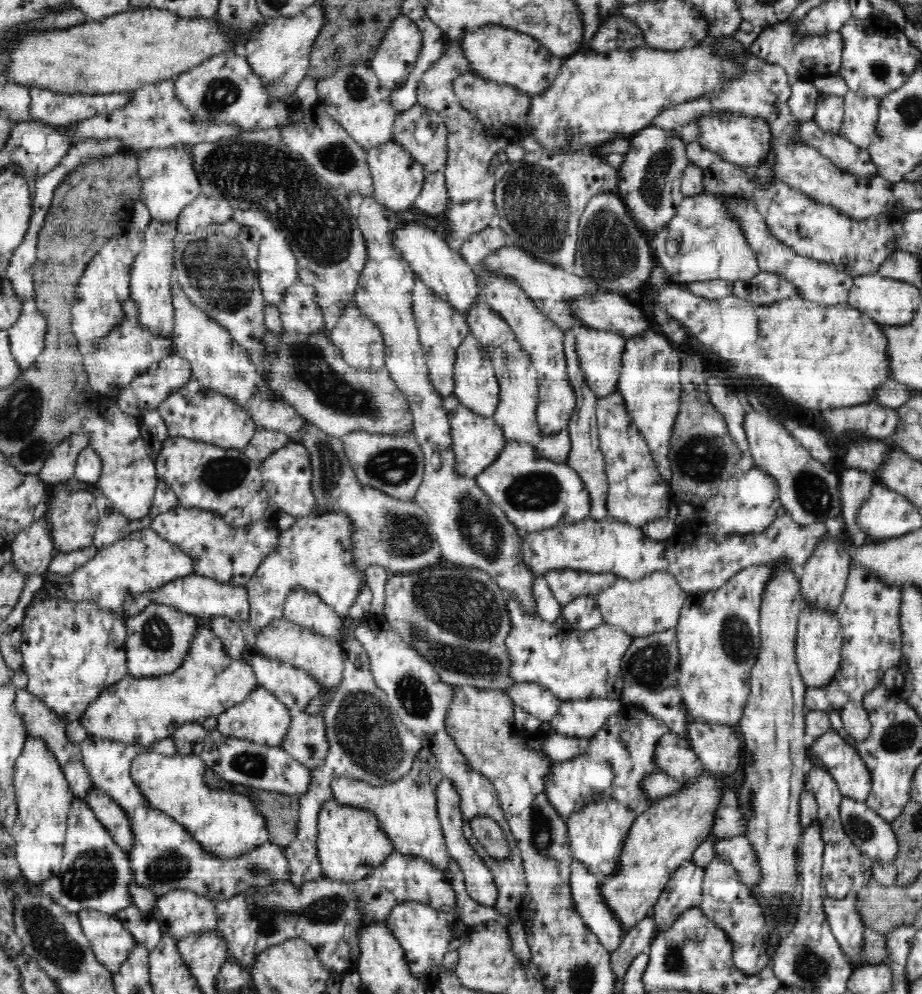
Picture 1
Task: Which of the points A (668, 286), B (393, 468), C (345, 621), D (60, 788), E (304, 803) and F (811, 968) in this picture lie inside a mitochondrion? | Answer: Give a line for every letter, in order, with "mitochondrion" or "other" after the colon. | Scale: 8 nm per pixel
A: other
B: mitochondrion
C: other
D: other
E: other
F: mitochondrion

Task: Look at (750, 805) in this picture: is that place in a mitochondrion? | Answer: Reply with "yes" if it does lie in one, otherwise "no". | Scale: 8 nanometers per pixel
yes

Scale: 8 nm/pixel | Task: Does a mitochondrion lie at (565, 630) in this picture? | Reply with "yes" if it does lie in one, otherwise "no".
no

